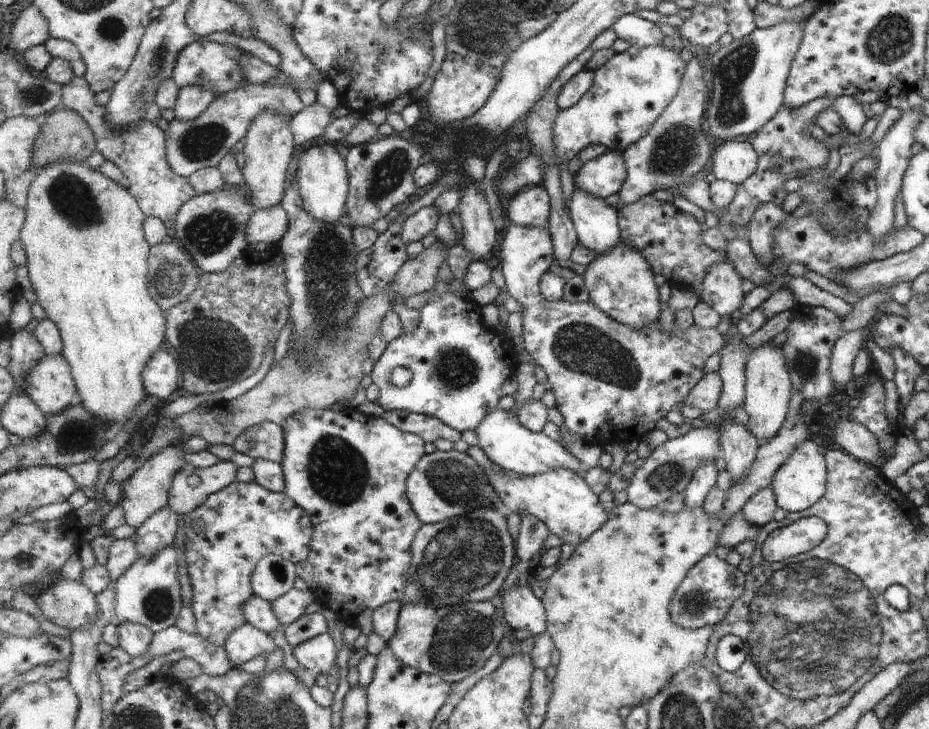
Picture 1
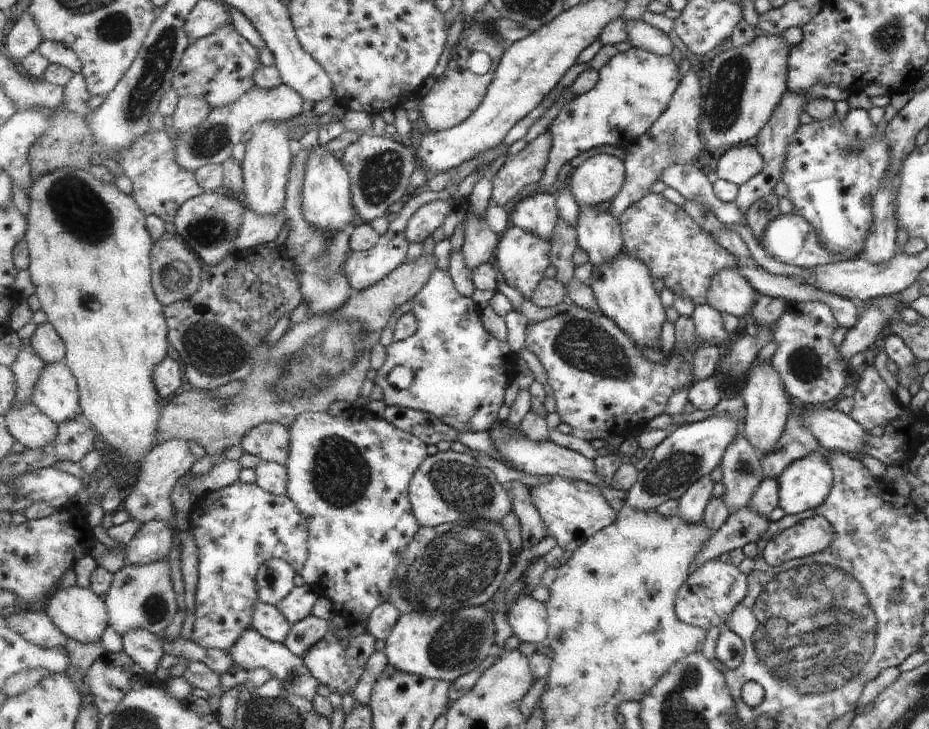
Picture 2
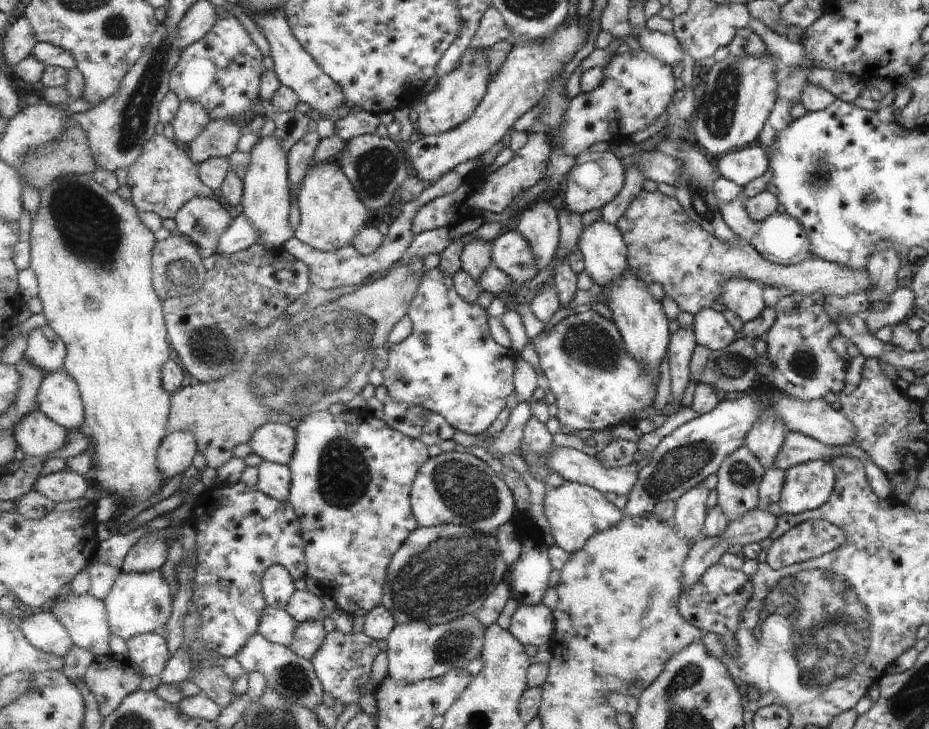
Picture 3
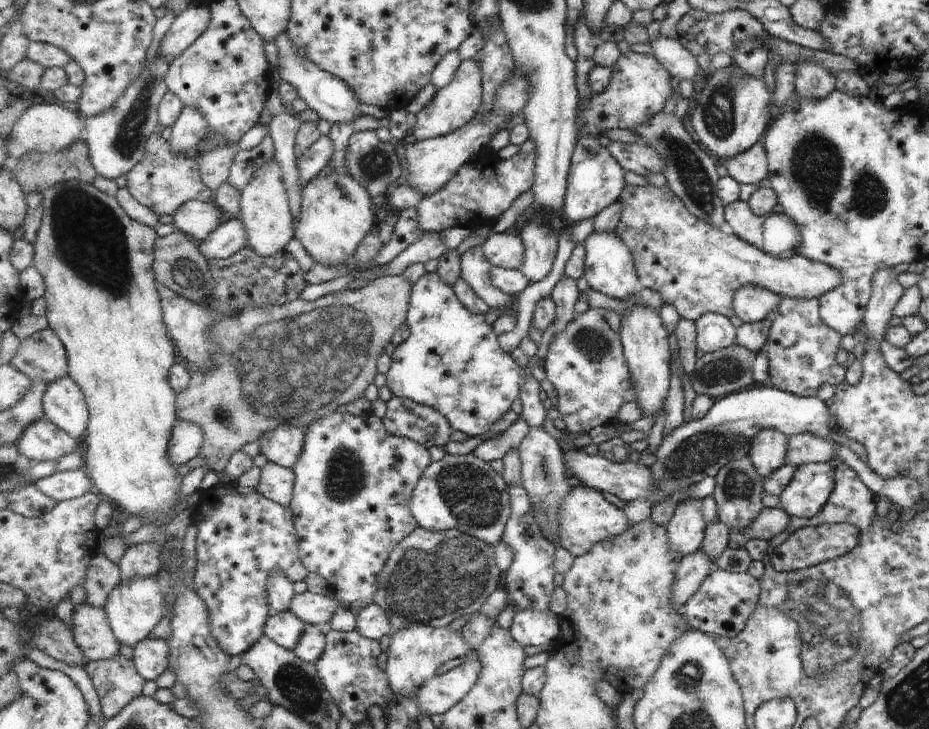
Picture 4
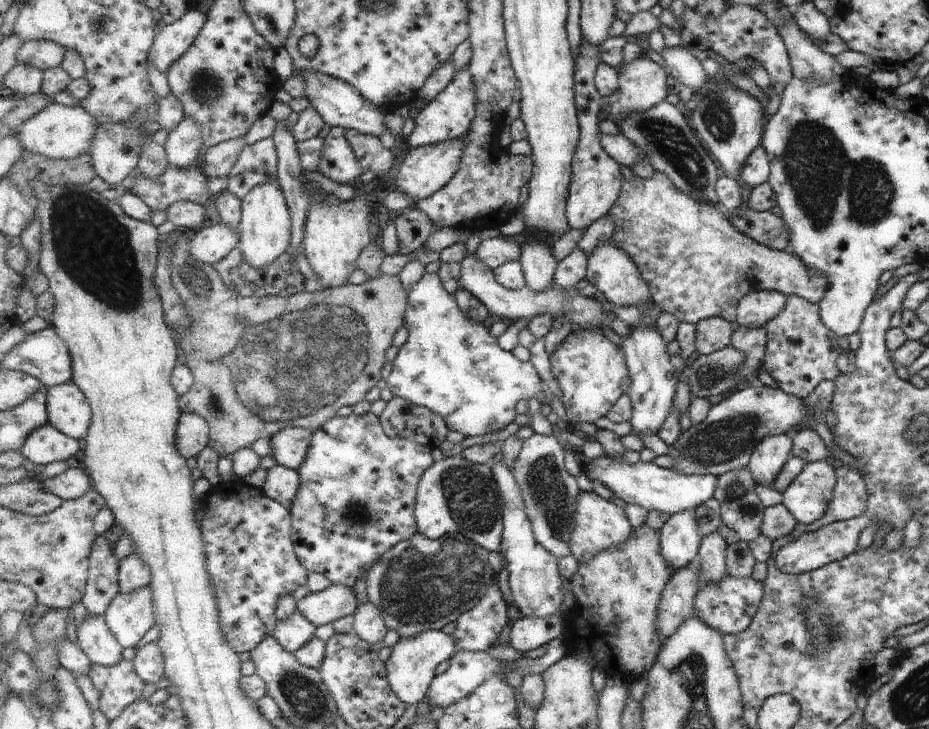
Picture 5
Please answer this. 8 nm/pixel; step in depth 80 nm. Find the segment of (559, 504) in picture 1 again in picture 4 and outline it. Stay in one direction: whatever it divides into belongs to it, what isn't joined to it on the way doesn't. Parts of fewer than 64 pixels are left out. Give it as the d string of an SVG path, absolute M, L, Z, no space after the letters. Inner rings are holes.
M587 485L571 487L561 501L558 511L560 546L571 551L576 557L587 554L597 541L621 534L630 527L630 518L624 509L619 509L603 498L603 494Z

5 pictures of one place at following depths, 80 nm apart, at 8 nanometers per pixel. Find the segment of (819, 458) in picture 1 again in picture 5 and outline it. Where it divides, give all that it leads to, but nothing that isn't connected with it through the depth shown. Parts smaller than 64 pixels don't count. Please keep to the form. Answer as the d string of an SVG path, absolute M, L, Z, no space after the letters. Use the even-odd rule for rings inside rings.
M831 461L805 464L800 474L781 493L781 505L796 523L809 525L825 514L833 495L836 475Z

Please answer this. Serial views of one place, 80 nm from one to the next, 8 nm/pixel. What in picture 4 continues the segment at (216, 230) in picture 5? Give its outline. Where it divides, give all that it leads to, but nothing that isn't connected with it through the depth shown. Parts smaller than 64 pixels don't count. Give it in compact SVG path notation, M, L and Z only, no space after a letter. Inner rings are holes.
M233 217L211 233L206 241L196 245L207 260L229 258L248 246L245 225L240 218Z

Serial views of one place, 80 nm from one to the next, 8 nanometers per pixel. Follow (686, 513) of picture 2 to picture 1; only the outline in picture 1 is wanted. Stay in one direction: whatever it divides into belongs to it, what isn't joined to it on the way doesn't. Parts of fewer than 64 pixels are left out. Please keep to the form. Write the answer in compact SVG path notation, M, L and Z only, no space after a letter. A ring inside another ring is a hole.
M715 461L698 466L694 477L684 494L686 506L692 509L701 508L706 501L707 495L718 482L718 471Z

